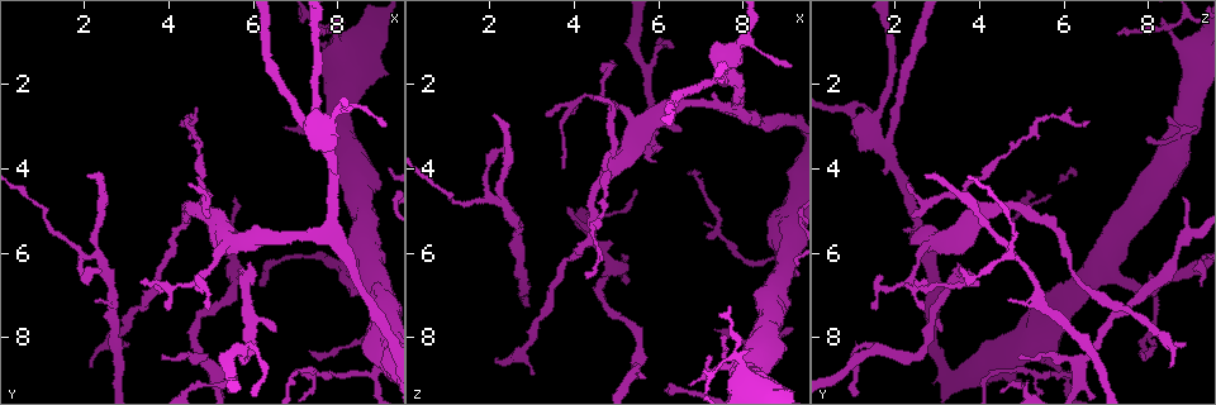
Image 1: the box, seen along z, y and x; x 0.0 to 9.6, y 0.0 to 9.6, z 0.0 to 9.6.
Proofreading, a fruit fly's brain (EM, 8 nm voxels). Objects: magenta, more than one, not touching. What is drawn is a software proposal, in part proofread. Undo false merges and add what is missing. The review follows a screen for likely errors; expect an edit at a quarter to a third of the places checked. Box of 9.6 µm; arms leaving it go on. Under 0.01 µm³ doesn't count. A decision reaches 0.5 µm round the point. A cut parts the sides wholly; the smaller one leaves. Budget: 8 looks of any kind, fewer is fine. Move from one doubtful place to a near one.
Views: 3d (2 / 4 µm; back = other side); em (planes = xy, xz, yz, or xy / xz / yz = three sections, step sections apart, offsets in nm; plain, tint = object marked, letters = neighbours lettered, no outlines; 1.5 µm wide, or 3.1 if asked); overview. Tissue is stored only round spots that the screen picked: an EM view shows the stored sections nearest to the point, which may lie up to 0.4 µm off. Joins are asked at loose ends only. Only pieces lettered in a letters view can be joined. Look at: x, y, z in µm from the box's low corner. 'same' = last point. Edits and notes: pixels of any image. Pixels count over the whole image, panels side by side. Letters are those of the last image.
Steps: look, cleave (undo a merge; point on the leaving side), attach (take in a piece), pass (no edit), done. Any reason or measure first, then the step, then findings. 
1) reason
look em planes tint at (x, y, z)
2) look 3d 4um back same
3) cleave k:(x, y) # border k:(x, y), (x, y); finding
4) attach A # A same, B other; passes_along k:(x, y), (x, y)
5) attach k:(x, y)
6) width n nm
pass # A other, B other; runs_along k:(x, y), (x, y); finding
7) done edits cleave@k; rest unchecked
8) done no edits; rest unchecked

thick turns thin
look em yz step 8 letters at (8.95, 8.80, 5.90)

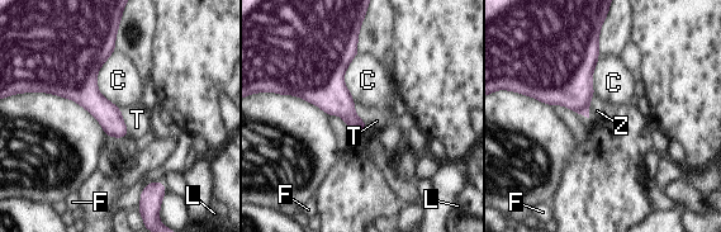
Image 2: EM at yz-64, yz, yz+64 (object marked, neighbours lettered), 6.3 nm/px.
width 100 nm
pass # C other, F other, L other, T other, Z other; border 2:(121, 109), (123, 122), (129, 132); all the same cell

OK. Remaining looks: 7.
sudden change in width
look em yz step 4 tint at (5.70, 8.25, 1.60)

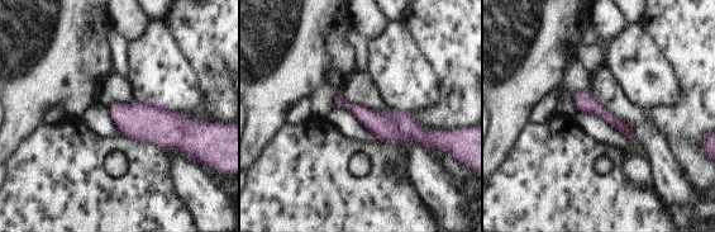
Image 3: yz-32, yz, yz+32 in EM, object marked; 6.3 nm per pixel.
look em planes letters same

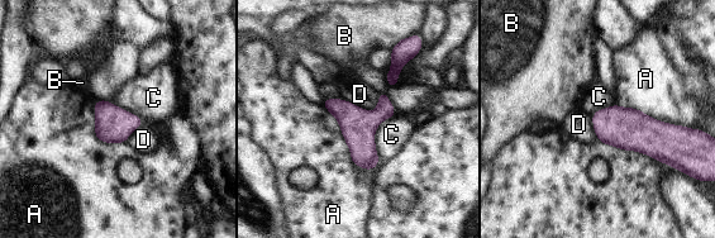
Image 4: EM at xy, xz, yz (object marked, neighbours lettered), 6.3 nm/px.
pass # A other, B other, C other, D other; border 4:(395, 113), (375, 132), (379, 161); one cell here

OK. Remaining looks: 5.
tapers out
look em planes letters at (3.35, 6.70, 2.75)

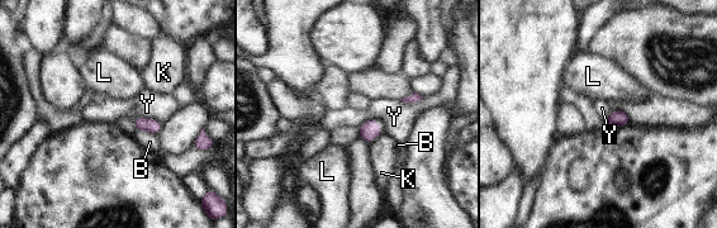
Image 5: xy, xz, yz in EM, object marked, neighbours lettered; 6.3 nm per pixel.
pass # B other, K other, L other, Y other; border 5:(383, 132), (369, 145); none of them fits

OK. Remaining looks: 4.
done no edits; rest unchecked

